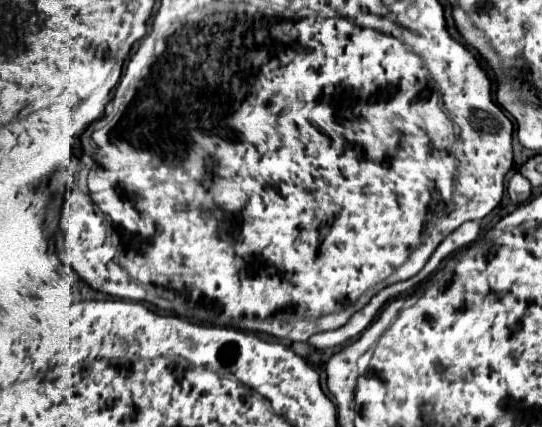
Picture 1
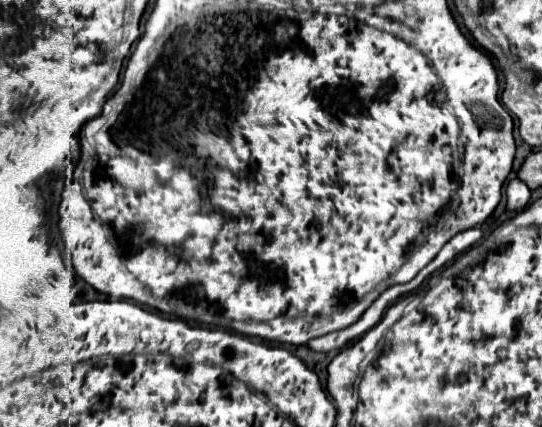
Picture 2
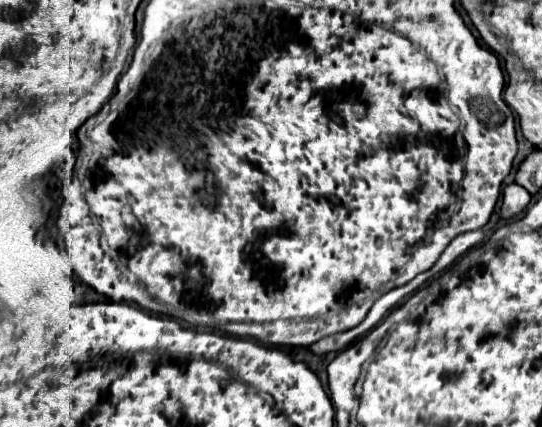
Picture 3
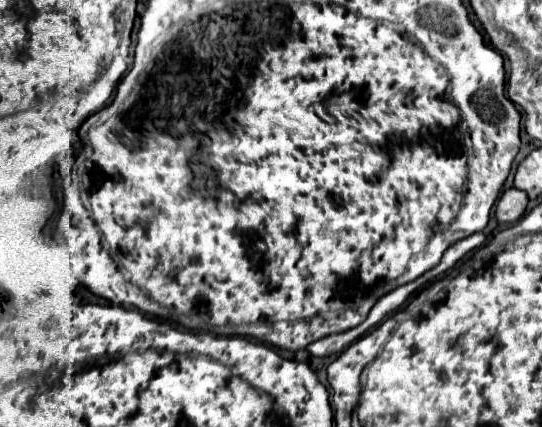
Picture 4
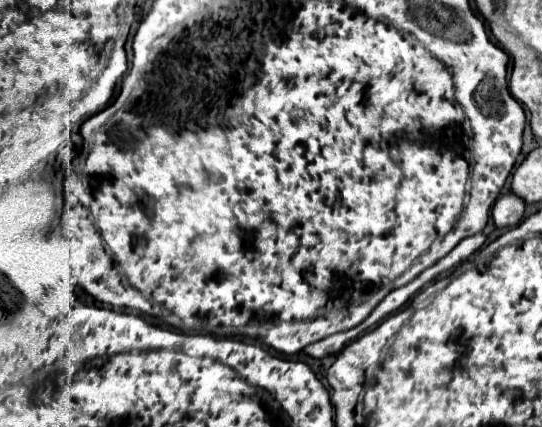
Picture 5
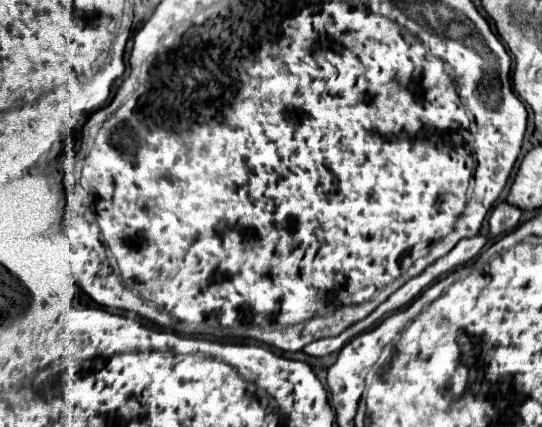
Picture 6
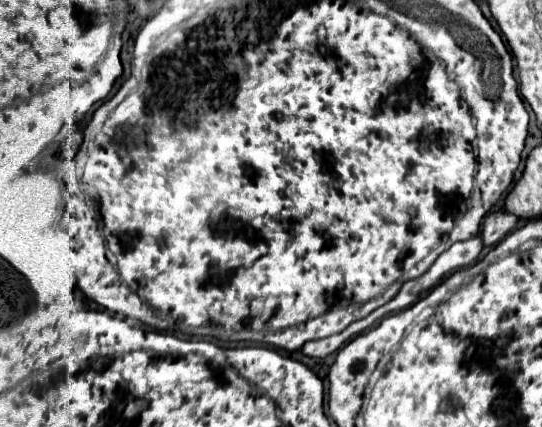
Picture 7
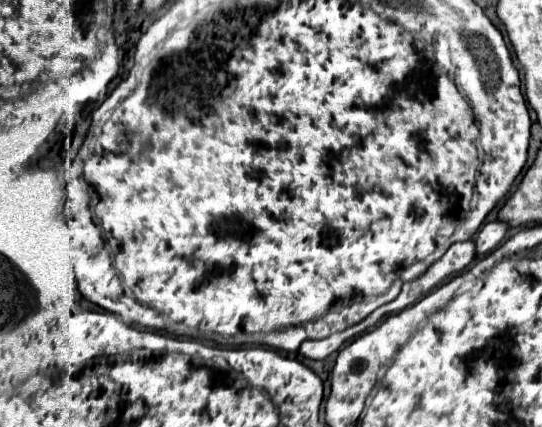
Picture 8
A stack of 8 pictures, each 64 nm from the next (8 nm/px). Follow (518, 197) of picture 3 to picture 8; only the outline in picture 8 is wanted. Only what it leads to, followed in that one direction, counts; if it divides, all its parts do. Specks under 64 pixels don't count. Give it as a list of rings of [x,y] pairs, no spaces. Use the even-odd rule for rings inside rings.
[[[504,220],[486,222],[484,228],[480,230],[478,238],[476,238],[478,256],[480,256],[480,254],[488,254],[490,250],[494,250],[494,248],[504,240],[504,236],[508,234],[508,230],[510,230],[510,226],[508,226]]]

